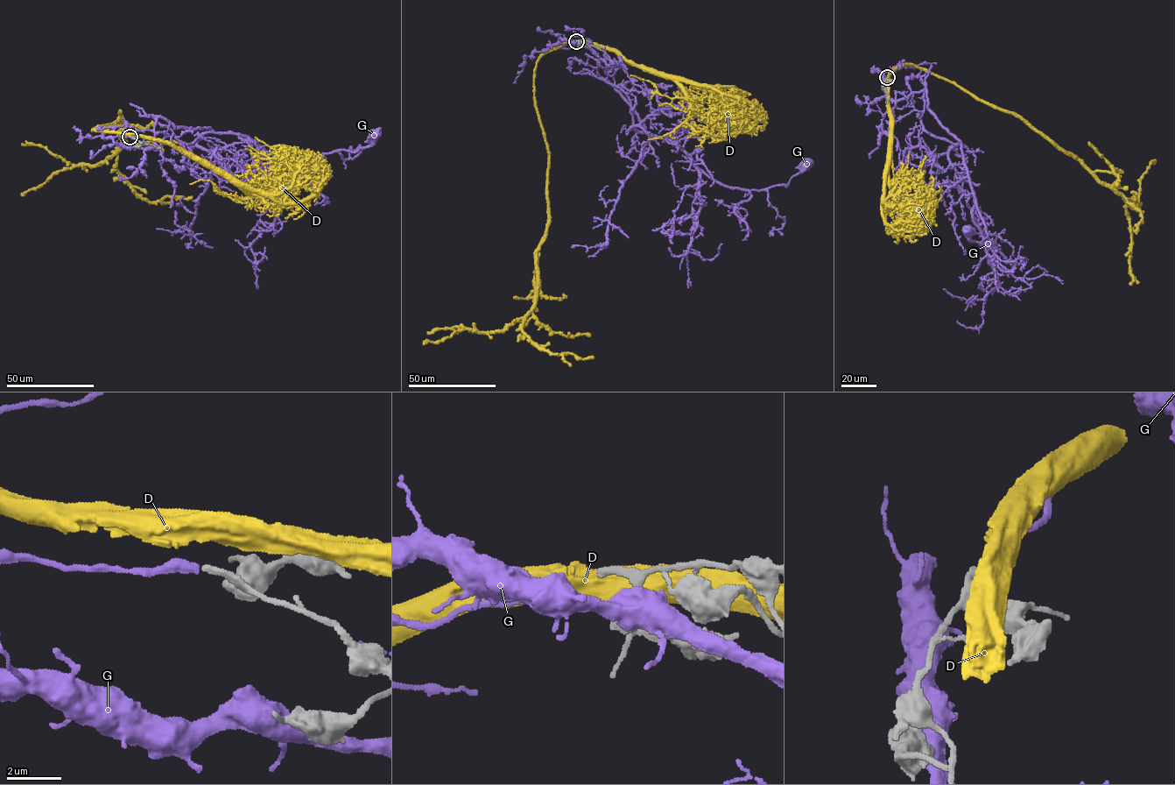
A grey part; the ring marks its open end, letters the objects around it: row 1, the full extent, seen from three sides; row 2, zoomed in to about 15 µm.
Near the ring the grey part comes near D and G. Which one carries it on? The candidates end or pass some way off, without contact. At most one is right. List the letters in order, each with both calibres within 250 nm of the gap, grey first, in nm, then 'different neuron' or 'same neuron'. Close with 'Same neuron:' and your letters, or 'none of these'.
D: calibres 240 and 700 nm; different neuron
G: calibres 240 and 400 nm; different neuron
Same neuron: none of these

